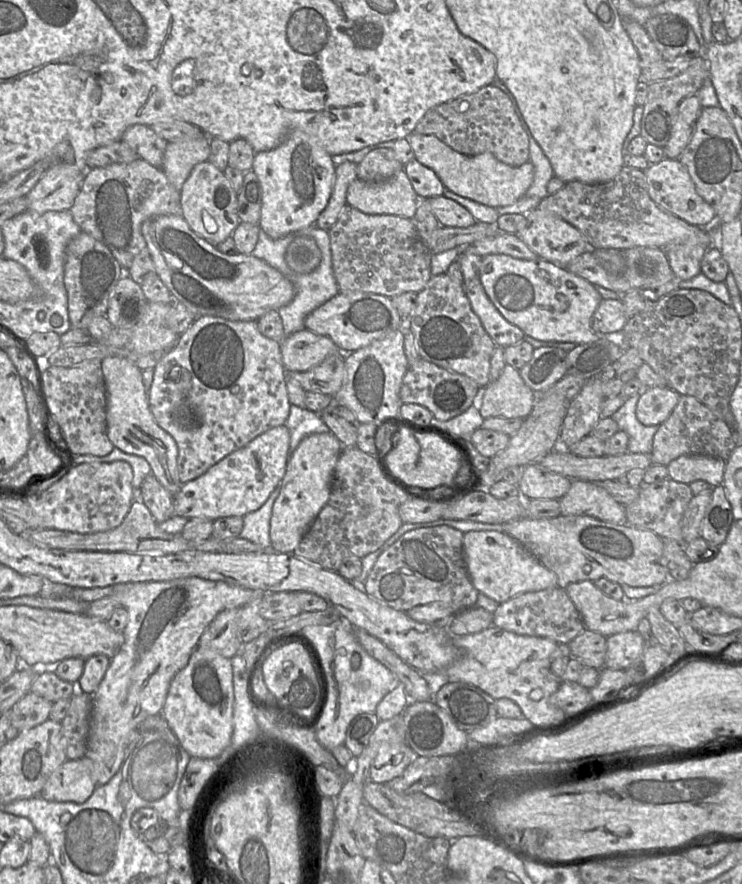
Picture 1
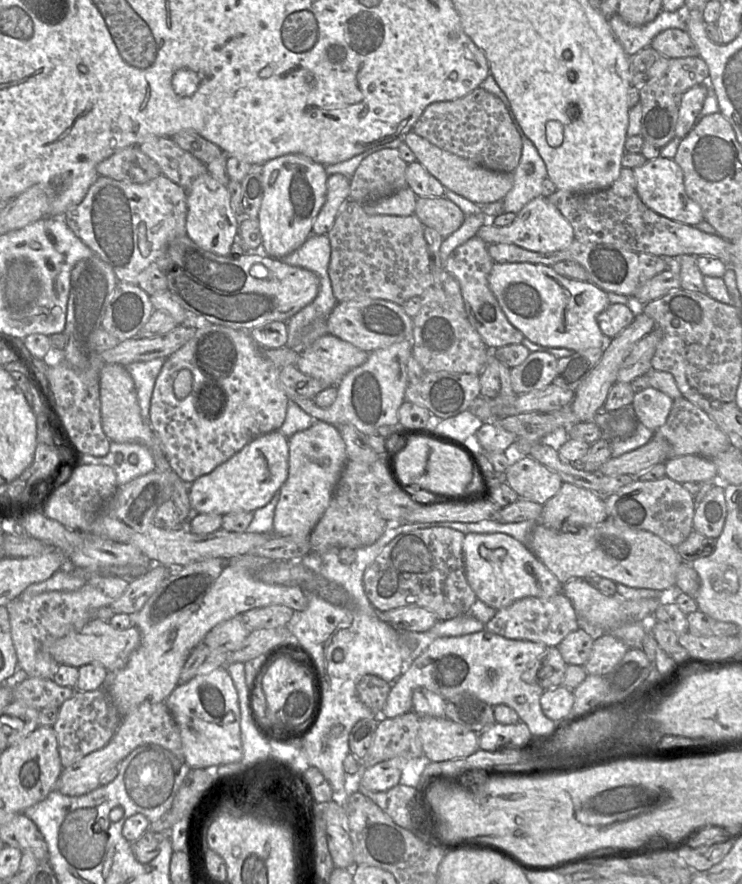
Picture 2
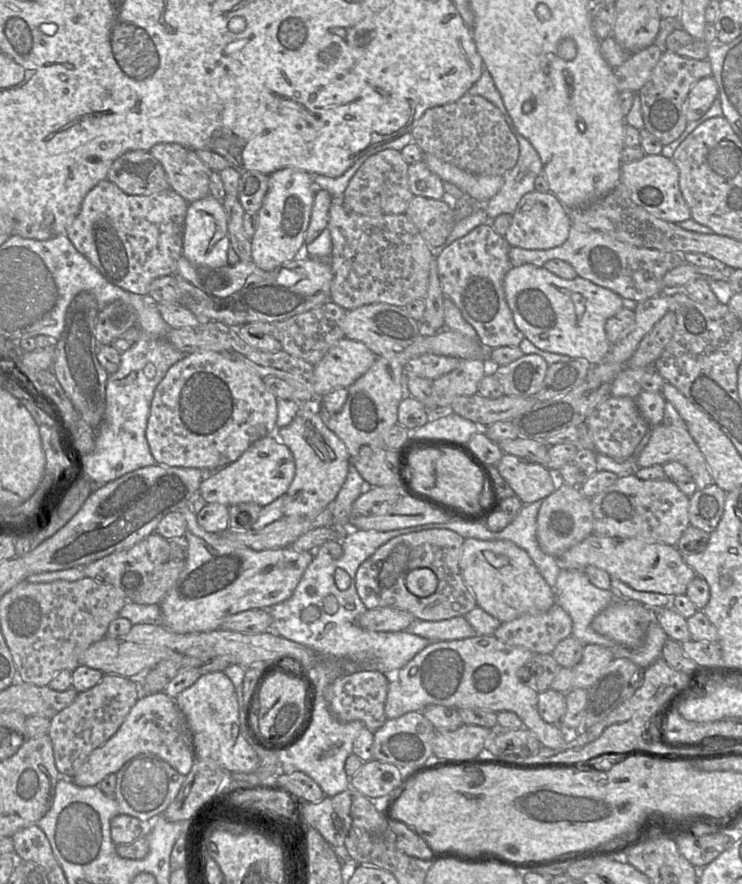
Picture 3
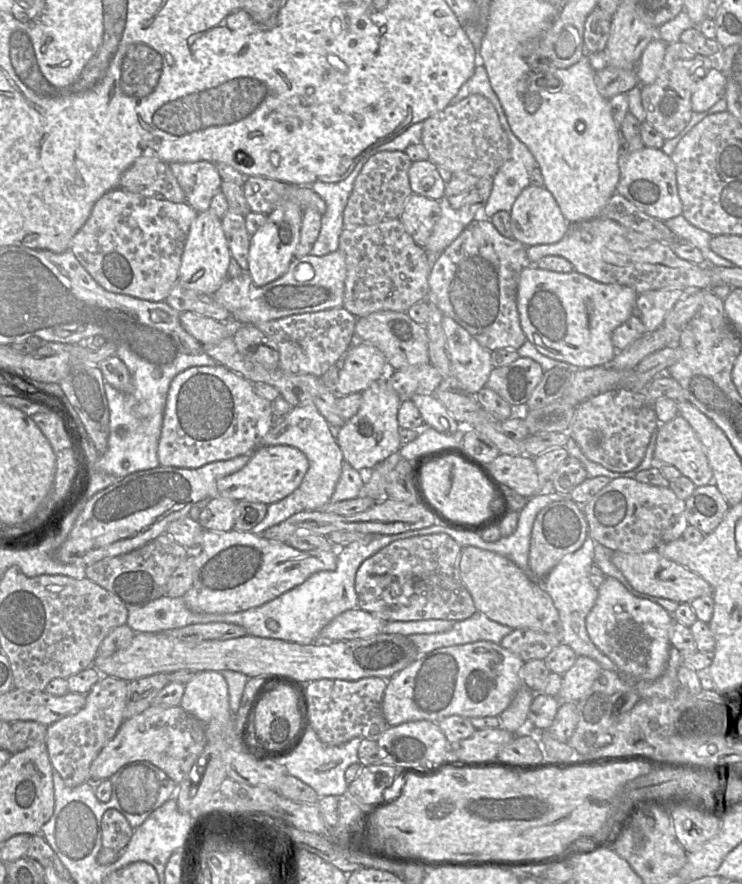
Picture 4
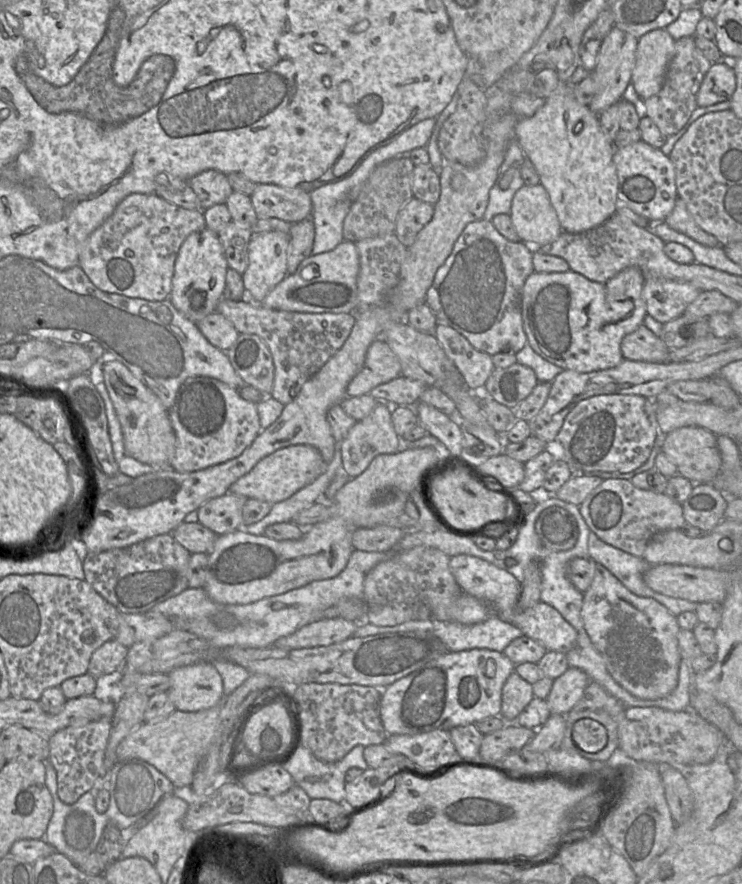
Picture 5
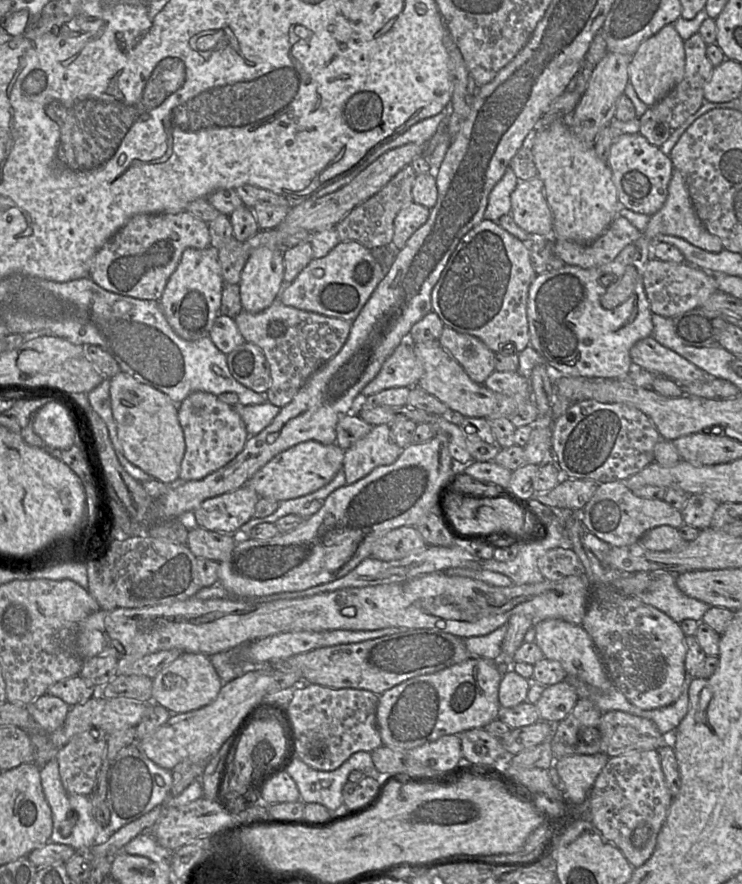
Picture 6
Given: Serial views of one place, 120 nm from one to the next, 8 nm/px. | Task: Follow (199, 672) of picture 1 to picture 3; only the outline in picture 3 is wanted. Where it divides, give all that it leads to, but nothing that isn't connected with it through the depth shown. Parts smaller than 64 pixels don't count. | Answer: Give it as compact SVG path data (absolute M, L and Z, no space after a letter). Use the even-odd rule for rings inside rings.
M223 671L202 674L175 701L184 714L192 733L195 759L211 758L228 773L252 773L260 765L254 747L241 732L237 695L232 681Z

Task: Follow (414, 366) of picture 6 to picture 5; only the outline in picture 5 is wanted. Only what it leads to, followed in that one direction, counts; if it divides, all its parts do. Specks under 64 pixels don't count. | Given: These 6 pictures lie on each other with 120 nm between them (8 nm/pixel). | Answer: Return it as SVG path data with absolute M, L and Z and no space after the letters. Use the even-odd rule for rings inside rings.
M376 339L368 348L364 365L346 388L347 397L369 394L375 387L401 375L399 359L389 345Z

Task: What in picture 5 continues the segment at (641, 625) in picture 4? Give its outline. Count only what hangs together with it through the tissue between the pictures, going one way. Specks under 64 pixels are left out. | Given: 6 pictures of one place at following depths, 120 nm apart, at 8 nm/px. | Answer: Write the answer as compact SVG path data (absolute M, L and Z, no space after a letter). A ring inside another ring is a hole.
M595 563L594 578L583 593L581 618L609 673L632 695L654 700L676 688L682 660L678 648L681 628L665 606L653 598L635 595L603 565Z

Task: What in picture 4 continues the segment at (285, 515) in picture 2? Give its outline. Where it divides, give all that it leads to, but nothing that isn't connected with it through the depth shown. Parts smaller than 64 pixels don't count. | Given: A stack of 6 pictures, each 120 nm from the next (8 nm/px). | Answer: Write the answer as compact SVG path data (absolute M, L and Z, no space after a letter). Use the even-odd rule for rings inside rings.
M314 405L292 407L283 418L274 420L268 433L261 439L259 446L288 445L303 452L309 468L301 485L294 491L295 501L302 505L302 510L320 510L330 502L340 478L344 457L335 440L332 428Z

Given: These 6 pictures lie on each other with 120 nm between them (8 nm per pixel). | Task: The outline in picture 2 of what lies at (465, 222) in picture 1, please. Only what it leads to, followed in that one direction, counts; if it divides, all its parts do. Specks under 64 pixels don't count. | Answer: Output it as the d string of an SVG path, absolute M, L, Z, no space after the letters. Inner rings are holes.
M417 197L415 213L425 227L435 229L443 239L455 232L466 215L452 201L442 197Z

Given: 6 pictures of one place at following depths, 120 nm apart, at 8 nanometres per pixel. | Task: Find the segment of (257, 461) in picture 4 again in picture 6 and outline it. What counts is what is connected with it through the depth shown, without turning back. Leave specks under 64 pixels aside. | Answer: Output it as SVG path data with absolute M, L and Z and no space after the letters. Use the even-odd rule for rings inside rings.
M302 442L276 455L253 475L247 485L260 497L278 502L305 496L327 485L335 477L343 468L344 454L345 451L336 443Z

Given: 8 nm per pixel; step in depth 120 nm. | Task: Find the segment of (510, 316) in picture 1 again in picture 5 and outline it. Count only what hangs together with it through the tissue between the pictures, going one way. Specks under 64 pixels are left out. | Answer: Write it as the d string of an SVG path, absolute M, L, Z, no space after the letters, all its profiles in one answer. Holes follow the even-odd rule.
M627 267L605 283L591 281L572 270L566 272L533 272L522 291L522 320L531 348L542 358L562 368L593 372L618 366L623 360L623 338L643 324L647 313L643 299L644 276L637 267Z

